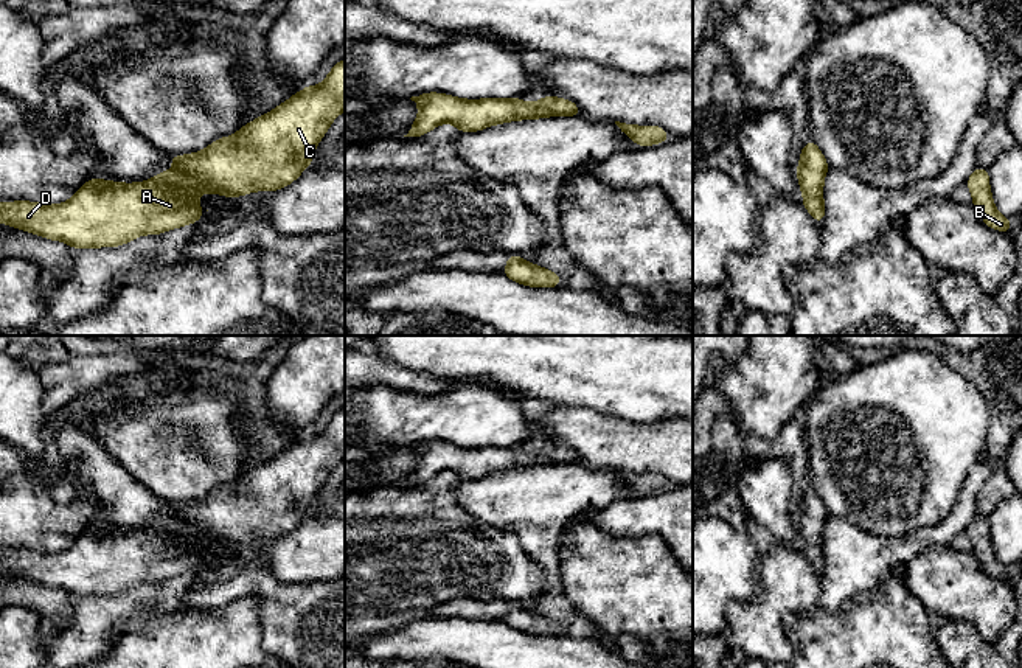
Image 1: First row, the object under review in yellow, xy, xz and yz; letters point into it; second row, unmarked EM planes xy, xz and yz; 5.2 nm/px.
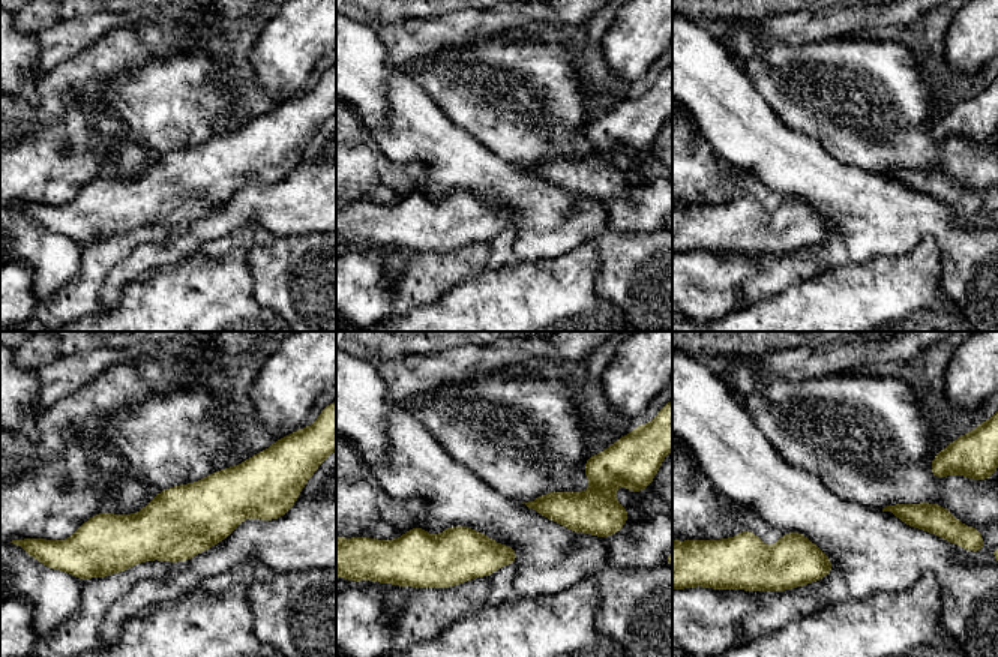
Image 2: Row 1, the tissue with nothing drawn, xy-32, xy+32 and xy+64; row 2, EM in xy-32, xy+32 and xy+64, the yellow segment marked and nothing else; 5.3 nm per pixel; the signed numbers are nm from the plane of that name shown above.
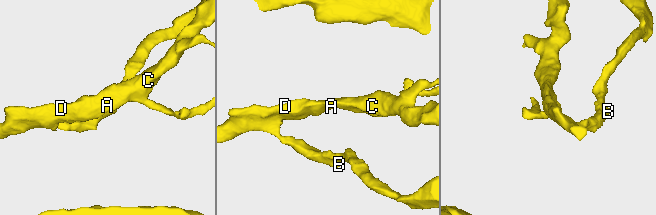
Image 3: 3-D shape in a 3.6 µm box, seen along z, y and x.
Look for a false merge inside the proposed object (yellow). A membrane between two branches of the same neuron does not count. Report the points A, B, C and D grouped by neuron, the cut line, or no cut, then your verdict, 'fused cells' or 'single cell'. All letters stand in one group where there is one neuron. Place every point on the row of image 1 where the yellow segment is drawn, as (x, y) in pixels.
A B C D | no cut | single cell

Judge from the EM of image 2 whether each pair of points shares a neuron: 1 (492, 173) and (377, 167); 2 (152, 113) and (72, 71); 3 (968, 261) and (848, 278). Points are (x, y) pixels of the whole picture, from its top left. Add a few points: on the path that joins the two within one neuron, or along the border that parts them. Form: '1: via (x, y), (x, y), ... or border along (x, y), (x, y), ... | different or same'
1: border along (392, 159), (398, 162), (420, 162), (428, 174) | different
2: border along (134, 71), (117, 72), (102, 87), (108, 110) | different
3: border along (928, 234), (940, 252), (940, 288), (952, 299) | different

